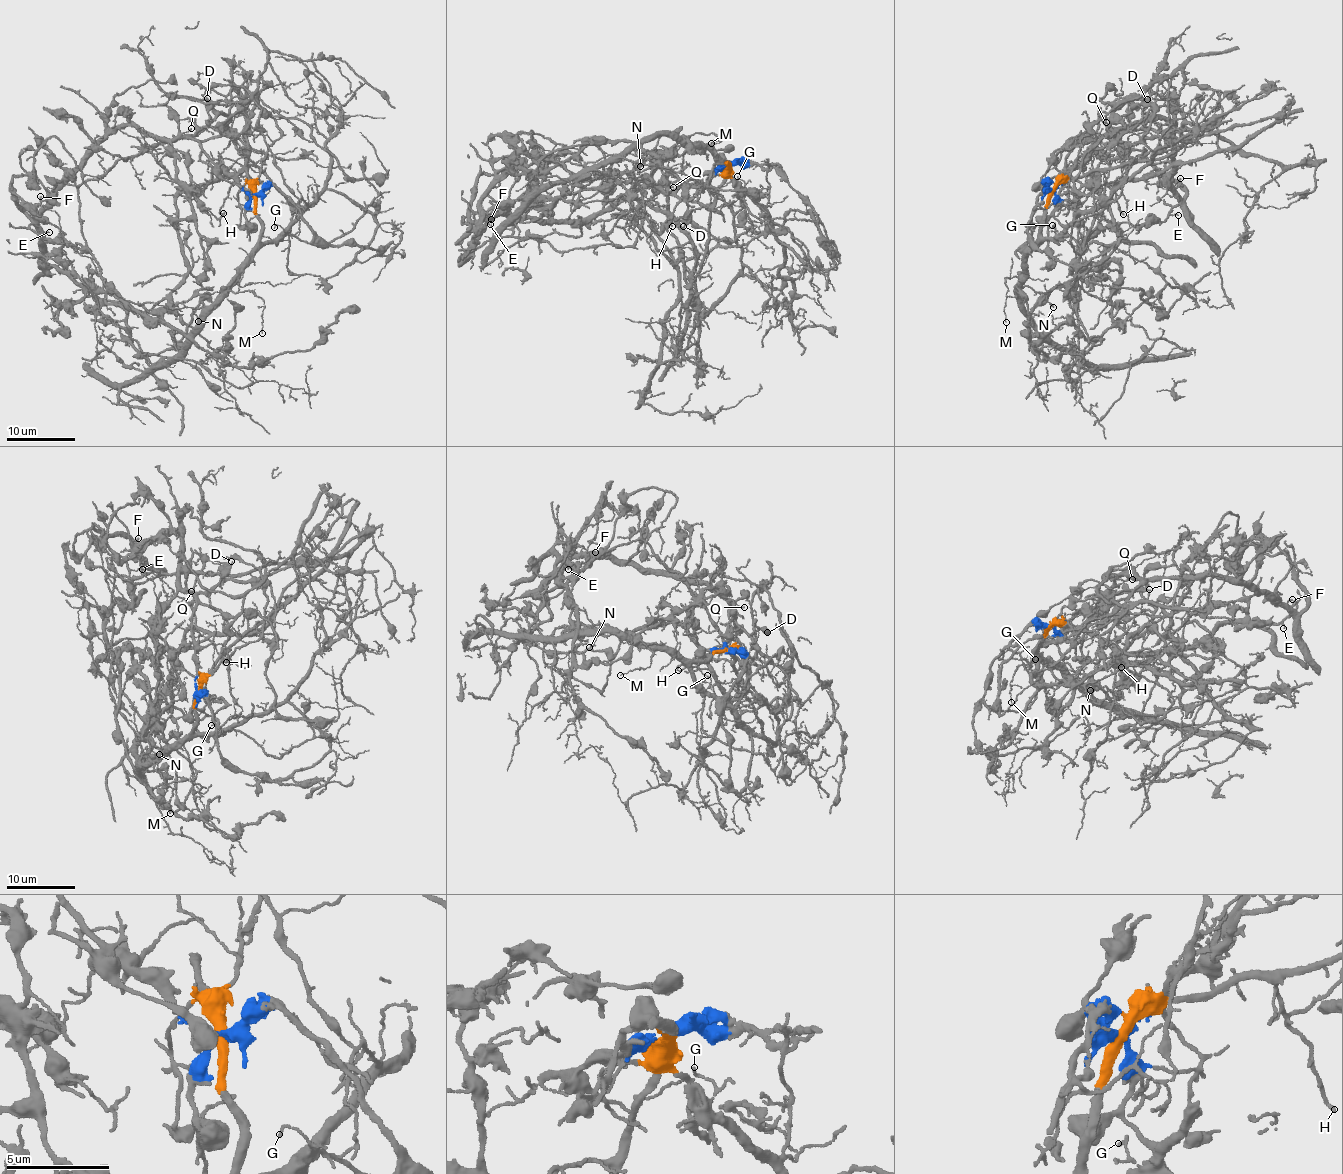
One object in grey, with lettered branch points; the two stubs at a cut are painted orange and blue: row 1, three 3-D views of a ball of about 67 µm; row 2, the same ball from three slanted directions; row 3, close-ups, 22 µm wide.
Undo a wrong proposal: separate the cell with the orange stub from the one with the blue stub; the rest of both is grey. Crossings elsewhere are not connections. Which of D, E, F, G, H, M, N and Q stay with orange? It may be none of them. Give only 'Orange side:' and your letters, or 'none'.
Orange side: G, H, M, N

